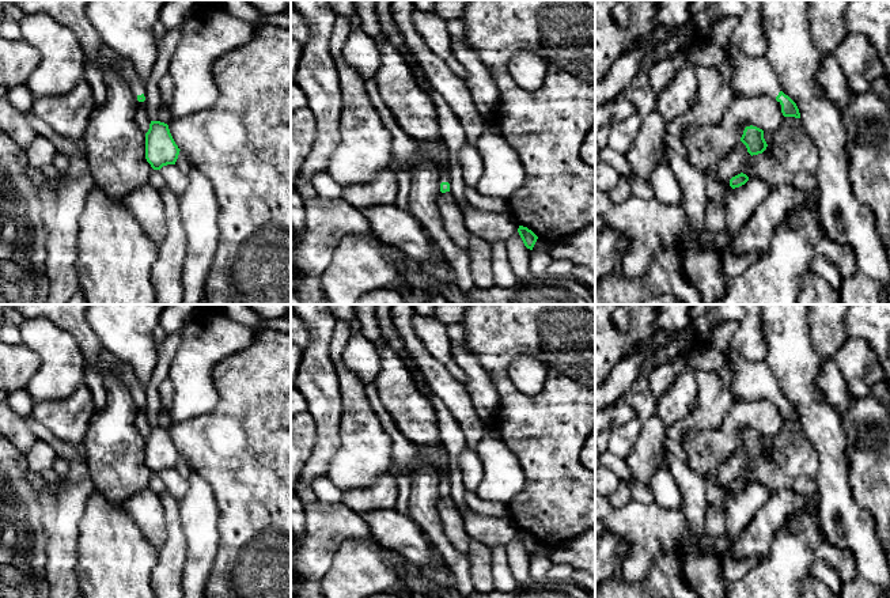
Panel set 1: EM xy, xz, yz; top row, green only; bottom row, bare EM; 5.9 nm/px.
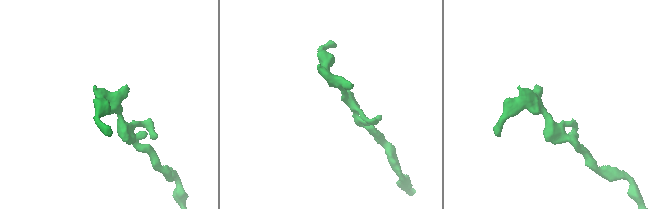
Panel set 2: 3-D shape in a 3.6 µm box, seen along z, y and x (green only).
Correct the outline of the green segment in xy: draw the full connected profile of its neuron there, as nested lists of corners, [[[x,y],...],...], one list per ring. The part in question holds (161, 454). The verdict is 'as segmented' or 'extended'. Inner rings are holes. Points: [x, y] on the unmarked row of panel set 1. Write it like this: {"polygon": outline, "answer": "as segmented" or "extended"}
{"polygon": [[[151,425],[145,438],[145,463],[154,474],[175,469],[179,453],[175,448],[168,429],[160,425]]], "answer": "as segmented"}

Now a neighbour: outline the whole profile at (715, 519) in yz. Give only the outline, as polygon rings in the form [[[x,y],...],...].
[[[707,506],[704,534],[719,538],[726,533],[726,514],[715,506]]]

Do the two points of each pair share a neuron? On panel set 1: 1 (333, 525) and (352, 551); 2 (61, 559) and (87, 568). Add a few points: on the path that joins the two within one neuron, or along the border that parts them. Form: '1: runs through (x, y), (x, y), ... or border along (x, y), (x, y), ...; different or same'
1: border along (377, 544), (347, 538), (328, 568); different
2: border along (78, 532), (79, 583); different

